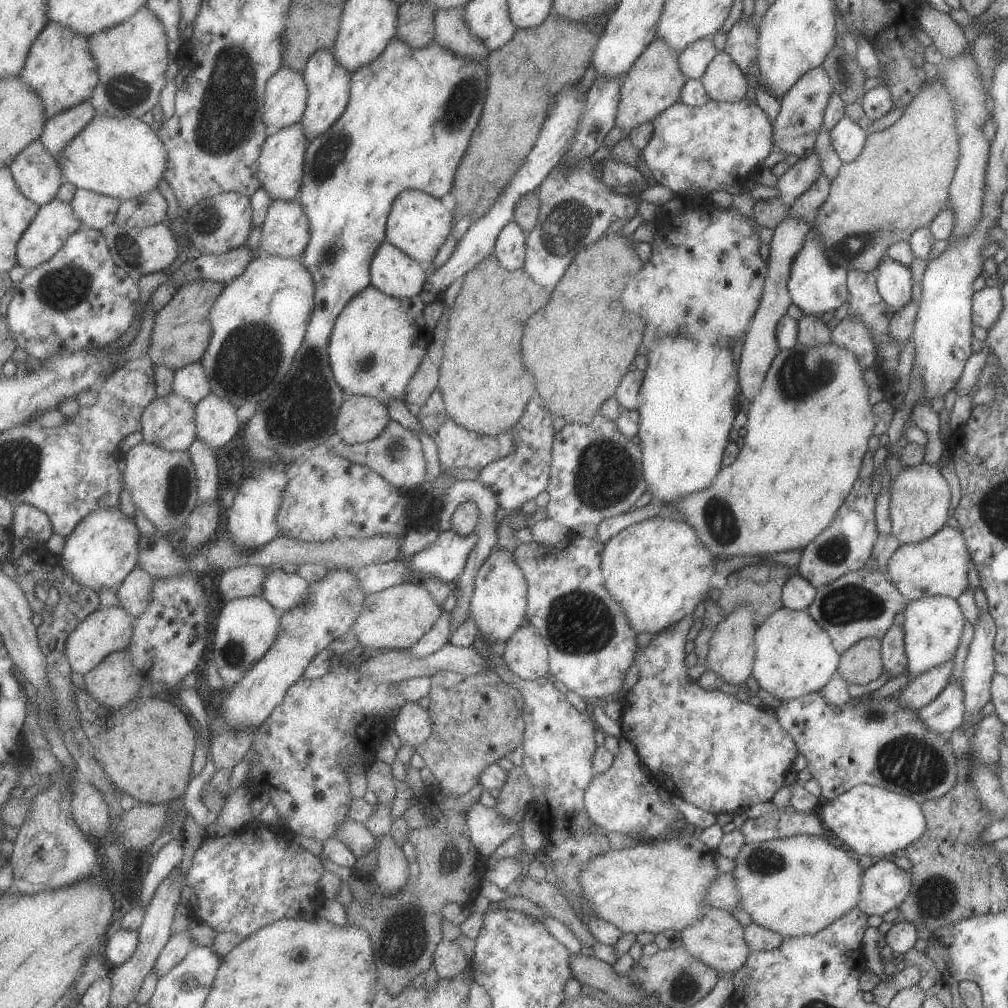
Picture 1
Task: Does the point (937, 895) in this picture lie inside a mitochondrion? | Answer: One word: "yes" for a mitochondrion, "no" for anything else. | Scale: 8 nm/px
yes

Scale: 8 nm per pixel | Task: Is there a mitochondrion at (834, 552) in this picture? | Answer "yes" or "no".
yes

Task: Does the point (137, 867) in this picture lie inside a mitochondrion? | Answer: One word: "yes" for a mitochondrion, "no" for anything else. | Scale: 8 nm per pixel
no

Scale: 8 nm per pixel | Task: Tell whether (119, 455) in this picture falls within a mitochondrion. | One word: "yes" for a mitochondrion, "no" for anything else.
no

